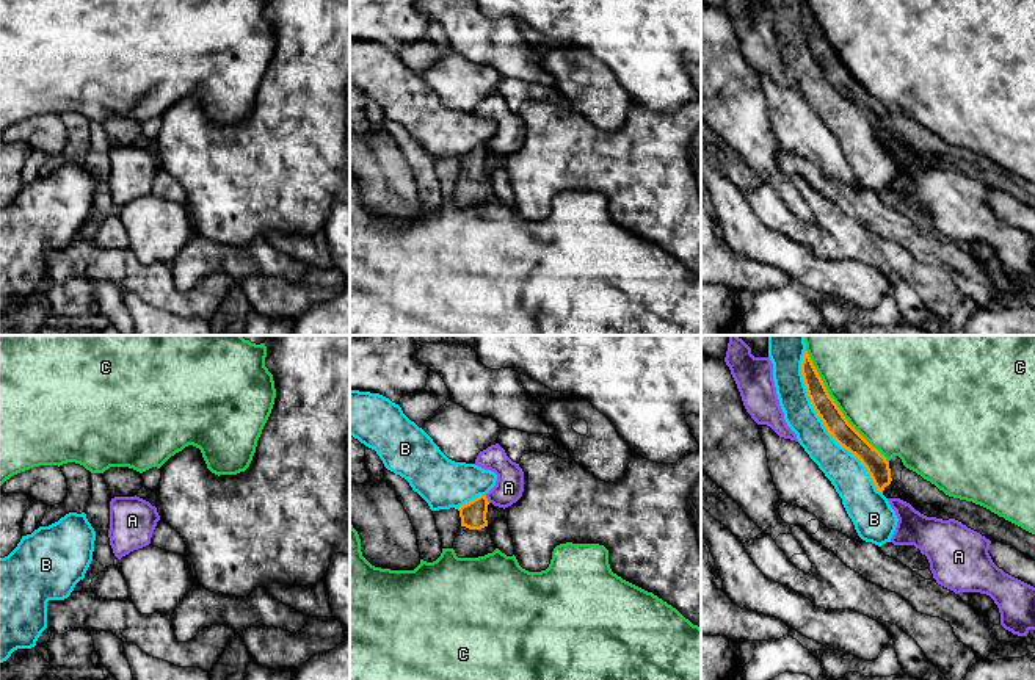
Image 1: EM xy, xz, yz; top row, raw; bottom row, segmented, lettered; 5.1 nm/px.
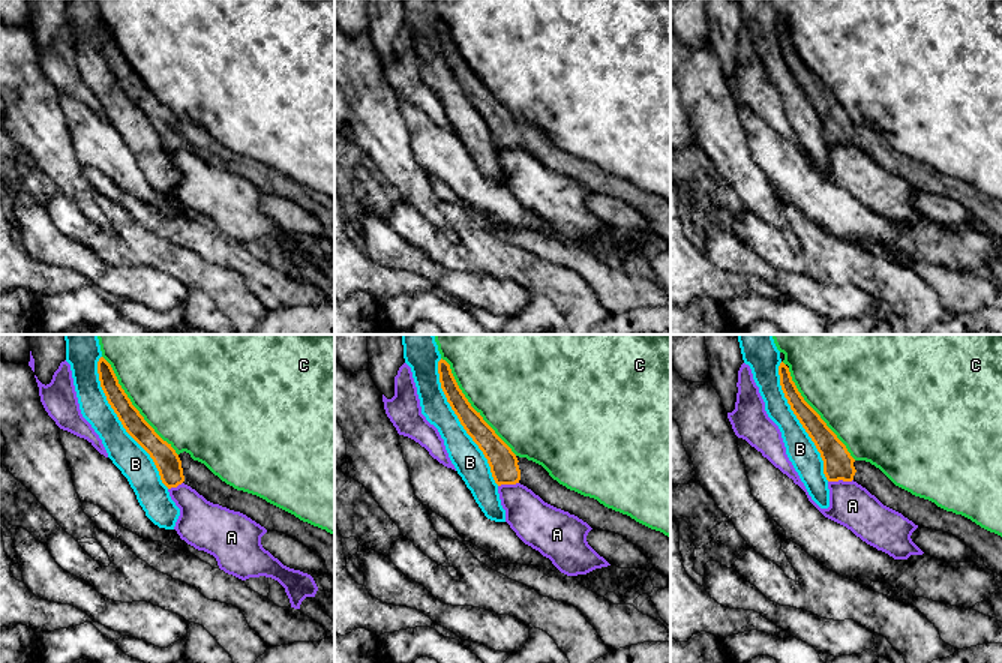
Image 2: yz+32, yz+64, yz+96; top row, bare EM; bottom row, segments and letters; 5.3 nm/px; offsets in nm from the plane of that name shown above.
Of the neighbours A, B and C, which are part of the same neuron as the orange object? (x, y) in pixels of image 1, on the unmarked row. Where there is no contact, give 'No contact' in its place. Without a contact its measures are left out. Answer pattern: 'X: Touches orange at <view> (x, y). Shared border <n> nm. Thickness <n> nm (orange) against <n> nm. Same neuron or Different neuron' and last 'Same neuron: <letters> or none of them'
A: Touches orange at xz (486, 148). Shared border 50 nm. Thickness 130 nm (orange) against 150 nm. Different neuron
B: Touches orange at yz (824, 72). Shared border 850 nm. Thickness 120 nm (orange) against 180 nm. Different neuron
C: Touches orange at yz (838, 57). Shared border 700 nm. Thickness 120 nm (orange) against 460 nm. Different neuron
Same neuron: none of them

